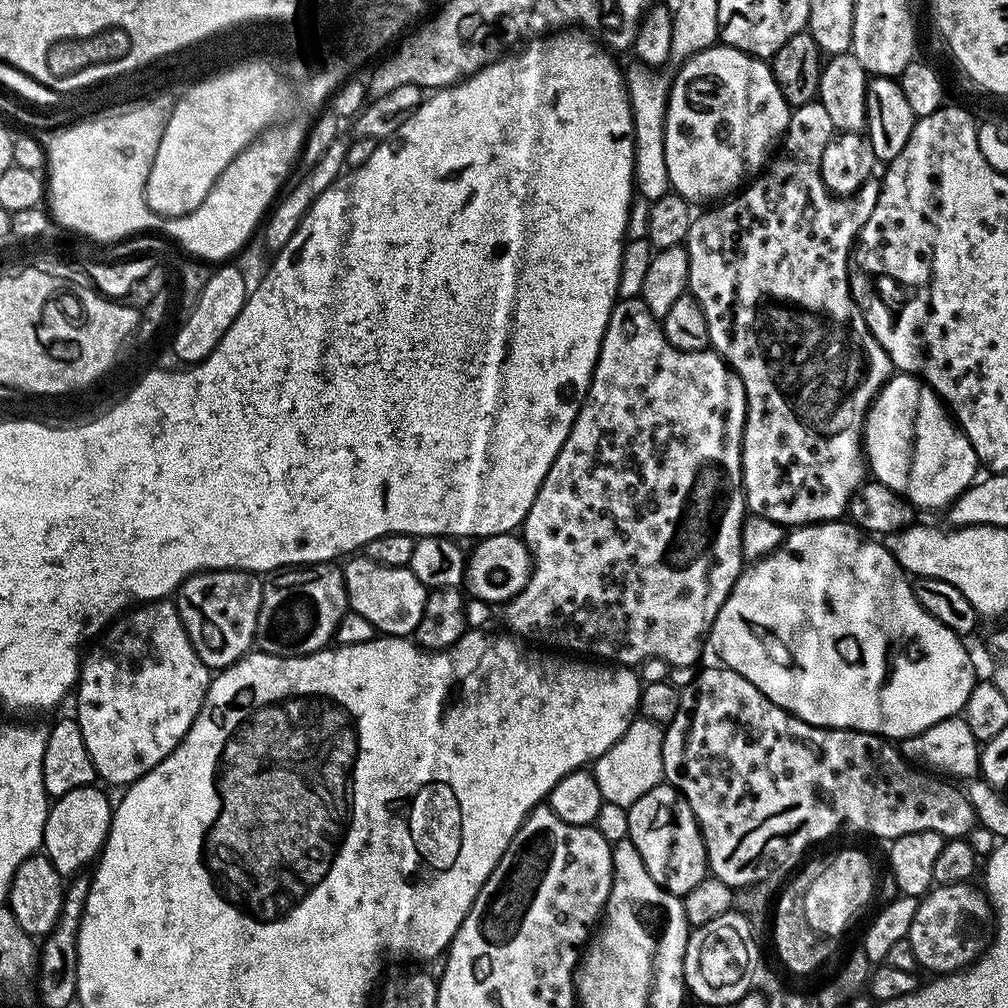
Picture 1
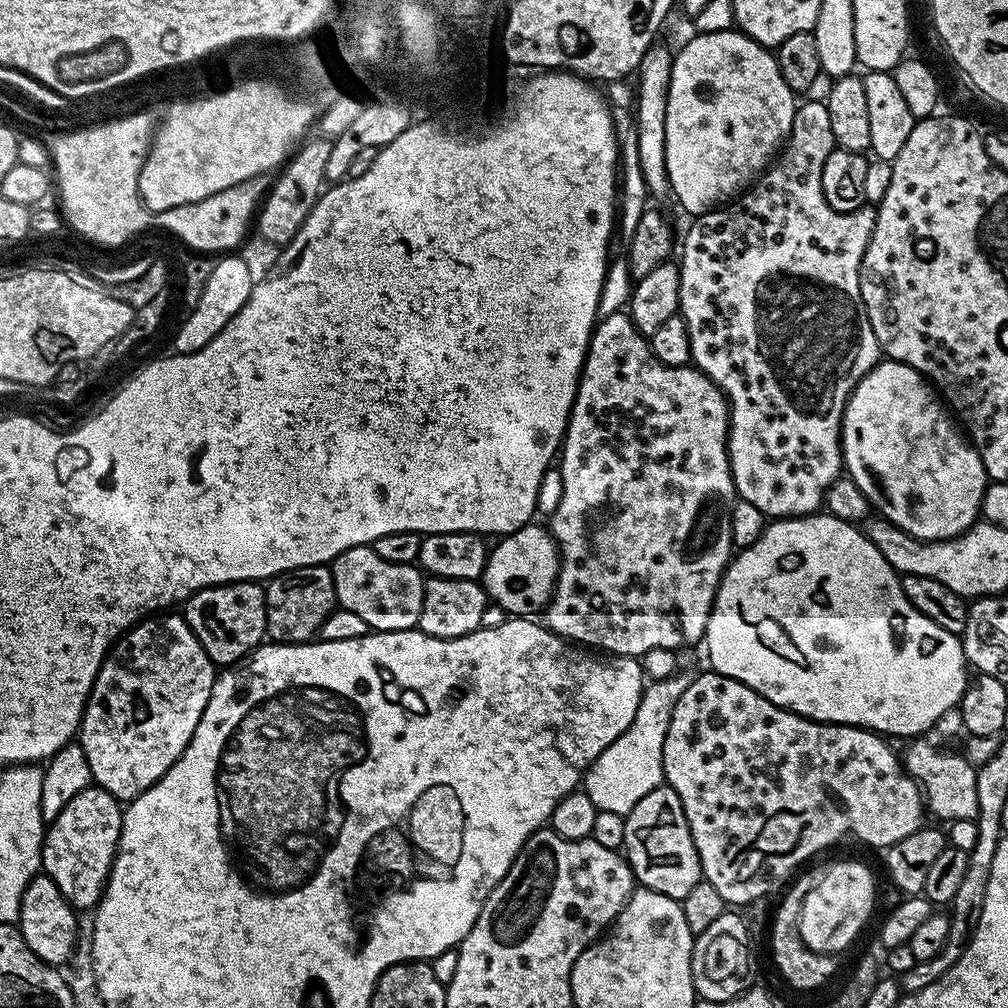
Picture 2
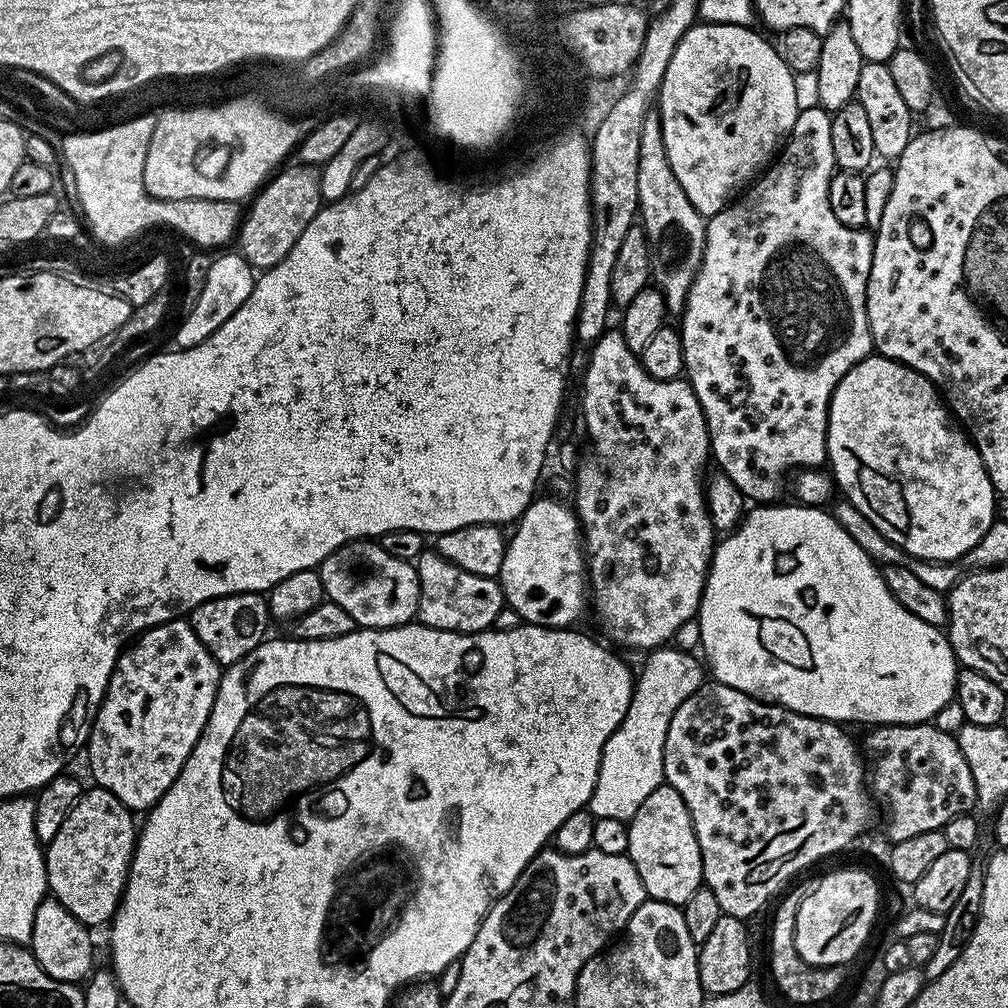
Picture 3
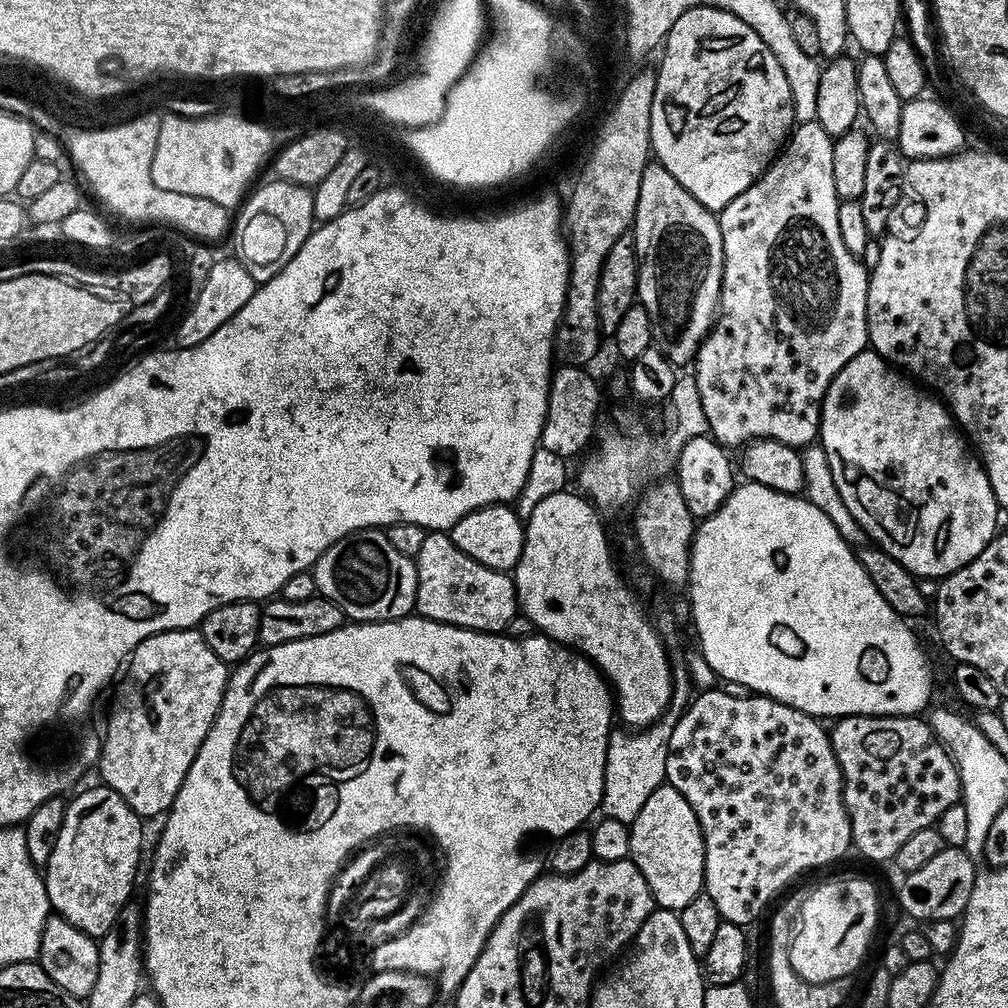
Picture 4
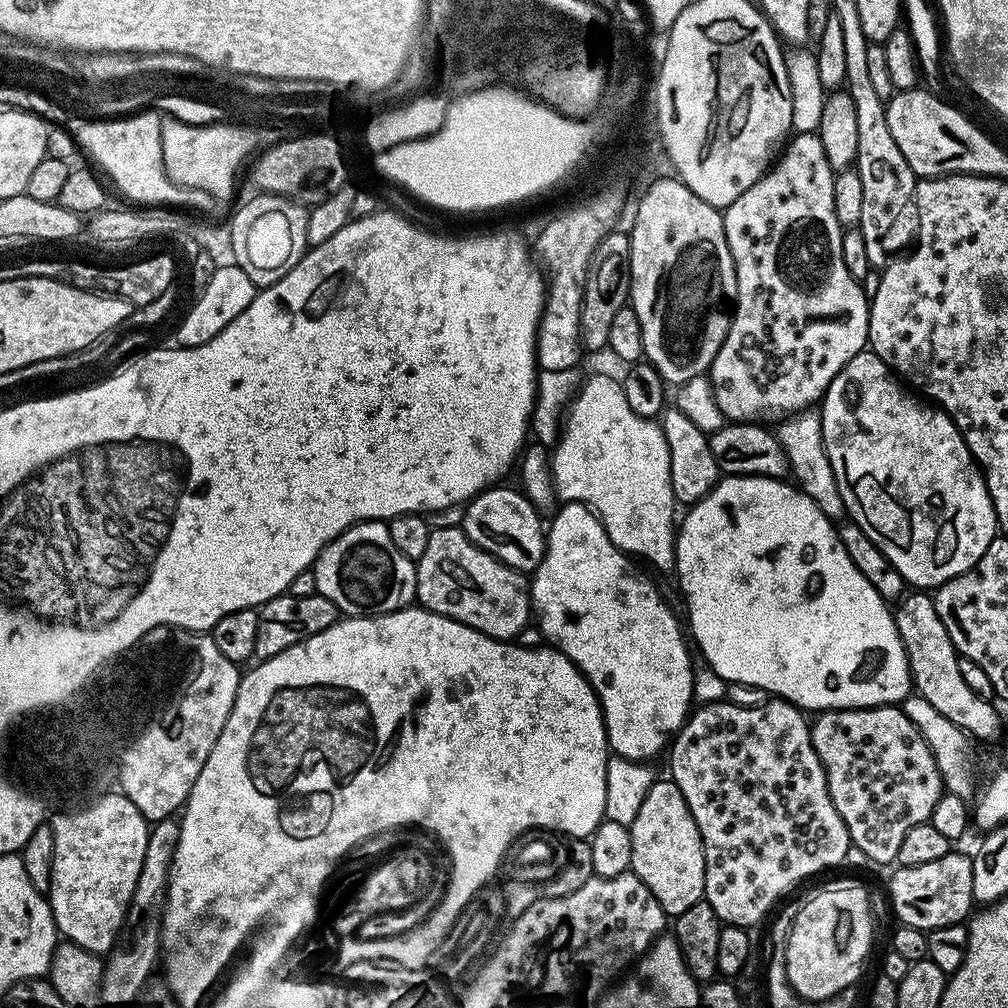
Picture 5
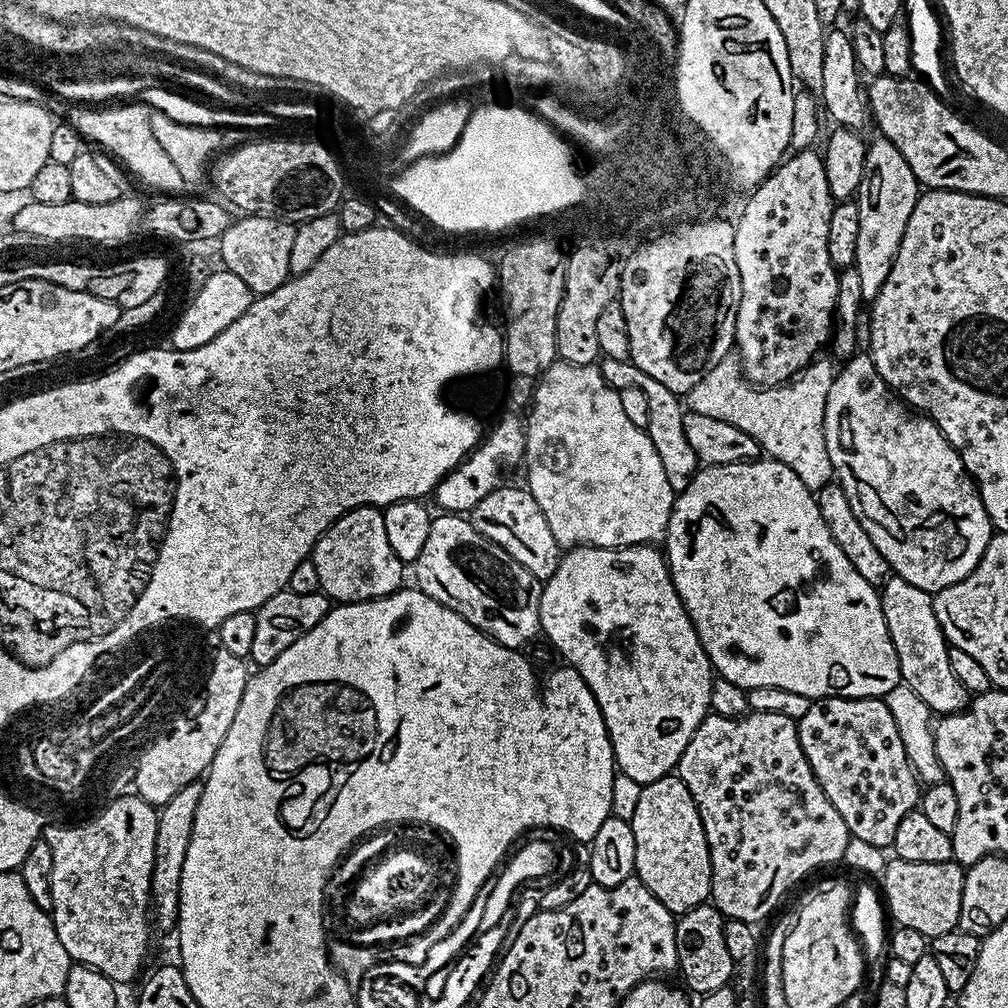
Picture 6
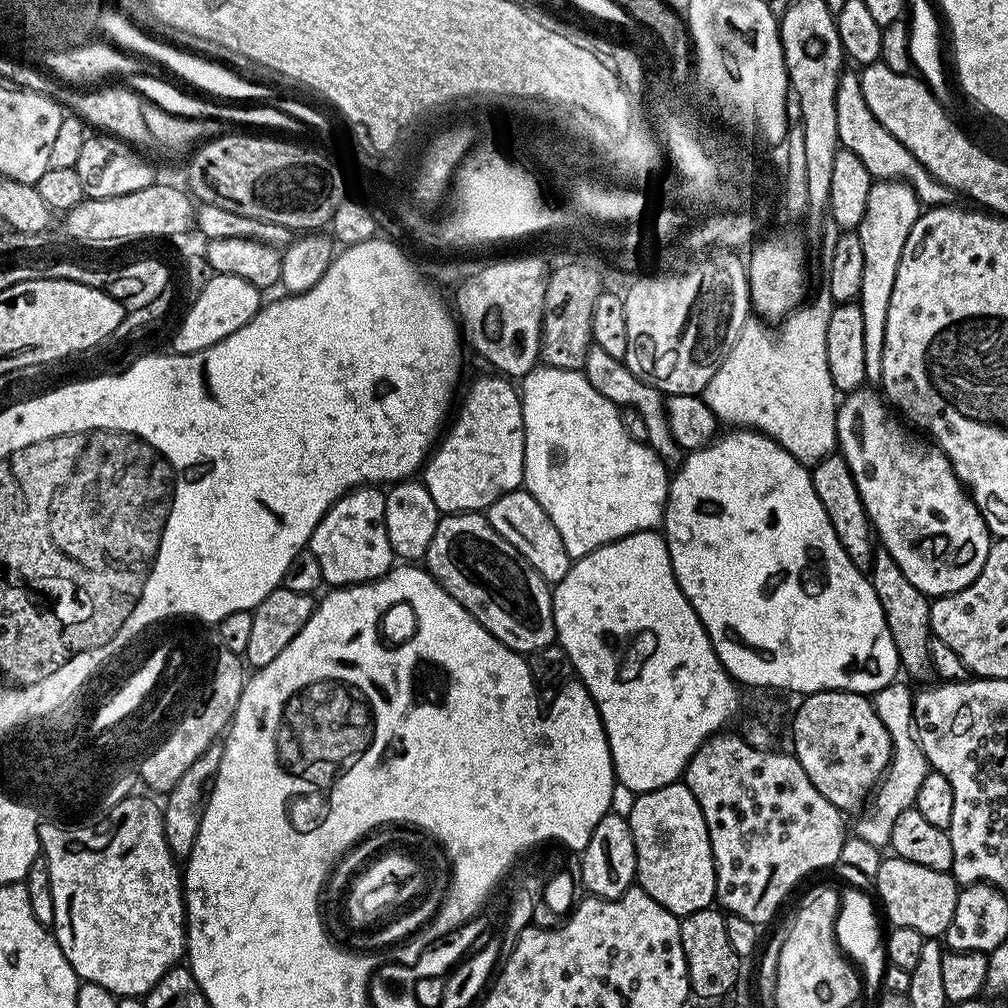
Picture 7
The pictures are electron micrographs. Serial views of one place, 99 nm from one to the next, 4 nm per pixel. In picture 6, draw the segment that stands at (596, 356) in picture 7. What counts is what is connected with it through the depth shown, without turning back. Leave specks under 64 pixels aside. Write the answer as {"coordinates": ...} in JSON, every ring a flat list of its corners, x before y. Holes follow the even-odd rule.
{"coordinates":[[605,356,599,361,598,367,602,378,606,378,611,388,619,390,638,386,638,390,646,394,646,402,650,402,650,422,646,429,650,442,654,442,654,450,658,450,658,458,662,458,662,470,666,470,666,479,670,481,673,493,679,494,682,490,686,490,686,486,690,486,690,482,695,479,702,465,694,454,689,439,686,438,684,425,686,408,681,397,666,390,666,386,662,386,662,382,656,381,655,378,650,378,650,374,638,370,638,366,633,364,631,359,619,360]]}

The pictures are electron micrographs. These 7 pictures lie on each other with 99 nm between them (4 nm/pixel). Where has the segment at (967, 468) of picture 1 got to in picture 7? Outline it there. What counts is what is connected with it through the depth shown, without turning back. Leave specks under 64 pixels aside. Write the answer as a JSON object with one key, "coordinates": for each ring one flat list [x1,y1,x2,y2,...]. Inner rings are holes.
{"coordinates":[[858,388,839,401,836,409,839,455,850,466,850,474,854,474,854,482,866,506,868,520,879,543,880,540,884,543,881,544,883,551,888,552,894,562,898,562,902,574,906,574,906,578,910,578,910,582,914,582,914,586,918,586,925,596,948,596,970,586,986,562,990,533,984,515,972,501,965,485,956,477,956,471,944,453,935,446,928,449,922,441,915,440,907,432,909,429,894,415,893,409,879,395,876,397,870,388]]}

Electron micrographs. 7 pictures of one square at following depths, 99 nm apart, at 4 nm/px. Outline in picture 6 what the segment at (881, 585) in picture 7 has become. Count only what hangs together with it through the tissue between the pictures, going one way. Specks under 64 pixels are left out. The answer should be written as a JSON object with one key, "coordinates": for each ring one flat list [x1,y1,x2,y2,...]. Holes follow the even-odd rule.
{"coordinates":[[893,574,879,589,878,595,882,618,898,658,902,683,910,686,910,690,914,690,914,694,918,694,918,698,922,698,922,702,926,702,934,714,948,716,952,712,965,711,970,703,970,693,966,686,962,686,962,682,958,682,950,666,950,645,938,622,938,614,934,614,933,593]]}

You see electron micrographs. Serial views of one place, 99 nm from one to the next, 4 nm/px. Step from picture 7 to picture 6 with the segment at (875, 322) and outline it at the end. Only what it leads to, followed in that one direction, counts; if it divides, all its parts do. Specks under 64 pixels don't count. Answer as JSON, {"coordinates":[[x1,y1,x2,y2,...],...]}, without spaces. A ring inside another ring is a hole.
{"coordinates":[[879,134,873,136,864,149,862,182,854,197,858,206,858,250,854,267,862,278,862,294,868,302,876,299,882,290,882,282,886,282,886,274,890,274,910,214,914,214,916,200,922,194,922,185,914,170,910,170,910,162,898,154,898,146]]}

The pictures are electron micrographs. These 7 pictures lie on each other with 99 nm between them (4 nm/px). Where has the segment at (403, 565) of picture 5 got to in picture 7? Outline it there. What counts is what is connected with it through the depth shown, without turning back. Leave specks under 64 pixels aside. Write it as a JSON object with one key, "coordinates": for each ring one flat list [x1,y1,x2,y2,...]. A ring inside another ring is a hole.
{"coordinates":[[376,486,354,488,347,492,318,522,310,547,314,558,322,566,322,578,328,586,367,584,379,576,391,572,394,567,394,553,390,538,386,538,385,493]]}

